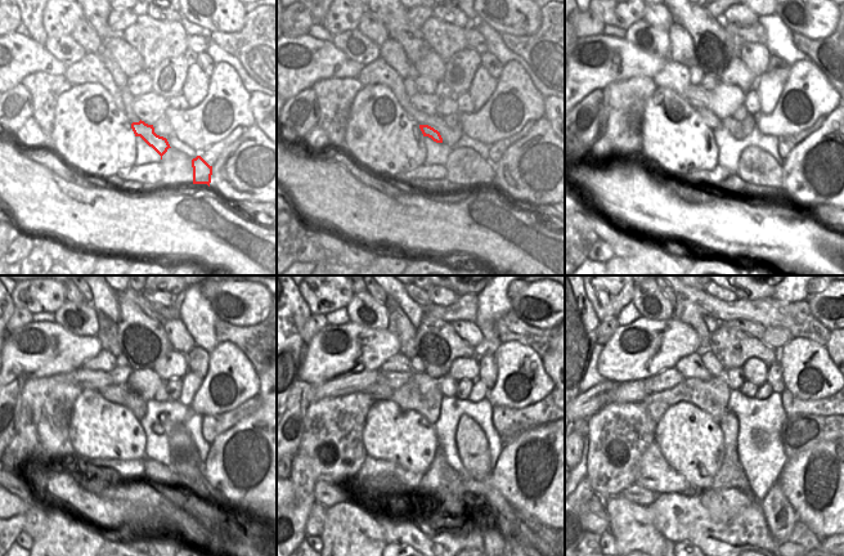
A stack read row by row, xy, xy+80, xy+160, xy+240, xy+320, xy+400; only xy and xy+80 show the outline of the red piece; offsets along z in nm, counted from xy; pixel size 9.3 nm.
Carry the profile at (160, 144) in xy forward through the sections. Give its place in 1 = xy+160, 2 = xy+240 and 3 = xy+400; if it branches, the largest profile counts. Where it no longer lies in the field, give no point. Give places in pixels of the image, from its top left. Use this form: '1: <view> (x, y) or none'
1: xy+160 (710, 120)
2: xy+240 (116, 394)
3: xy+400 (634, 391)

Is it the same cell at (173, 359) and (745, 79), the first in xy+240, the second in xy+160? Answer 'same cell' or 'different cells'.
same cell

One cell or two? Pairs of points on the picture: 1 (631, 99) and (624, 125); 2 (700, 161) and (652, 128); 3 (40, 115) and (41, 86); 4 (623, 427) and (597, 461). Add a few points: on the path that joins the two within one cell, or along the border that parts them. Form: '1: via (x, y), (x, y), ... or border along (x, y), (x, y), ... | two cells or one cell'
1: via (624, 106), (624, 119) | one cell
2: via (688, 149), (664, 128) | one cell
3: via (41, 108), (41, 93) | one cell
4: via (616, 435), (605, 447), (605, 453) | one cell

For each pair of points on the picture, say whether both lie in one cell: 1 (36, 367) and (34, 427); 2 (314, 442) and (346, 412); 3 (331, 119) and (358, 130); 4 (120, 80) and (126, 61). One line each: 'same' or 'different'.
1: different
2: same
3: different
4: different

